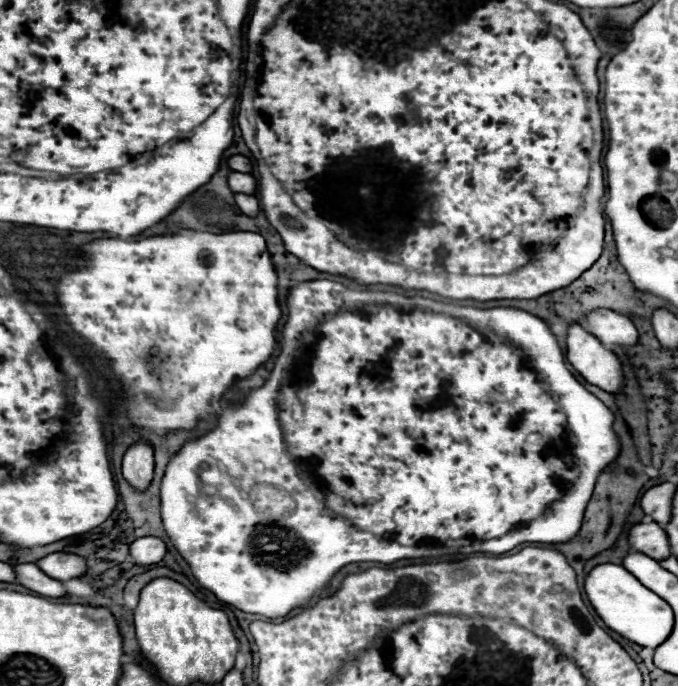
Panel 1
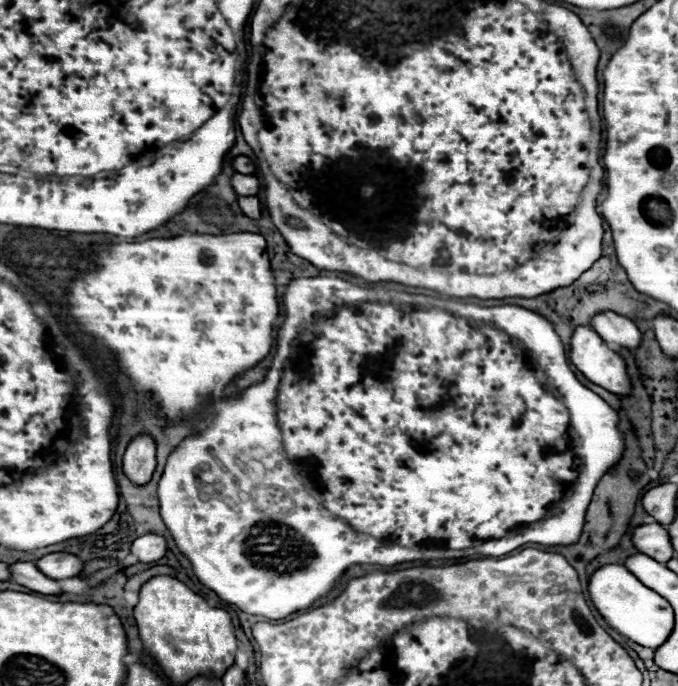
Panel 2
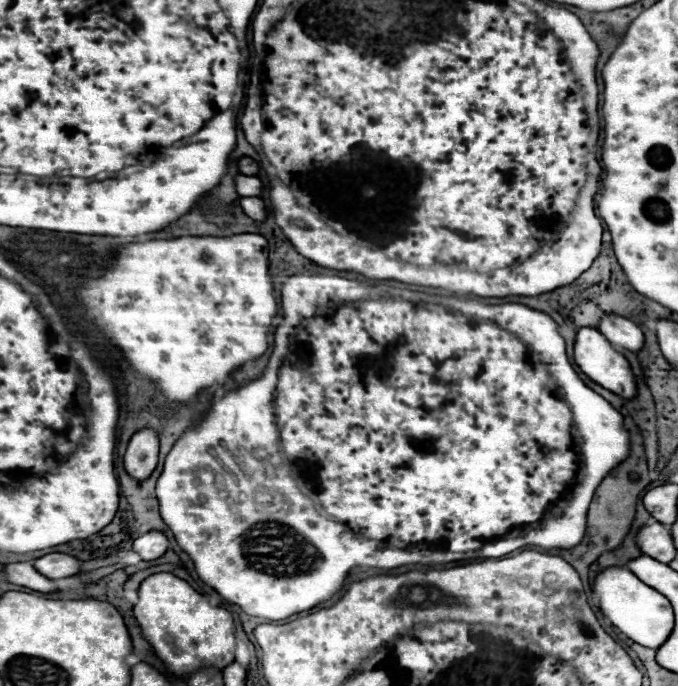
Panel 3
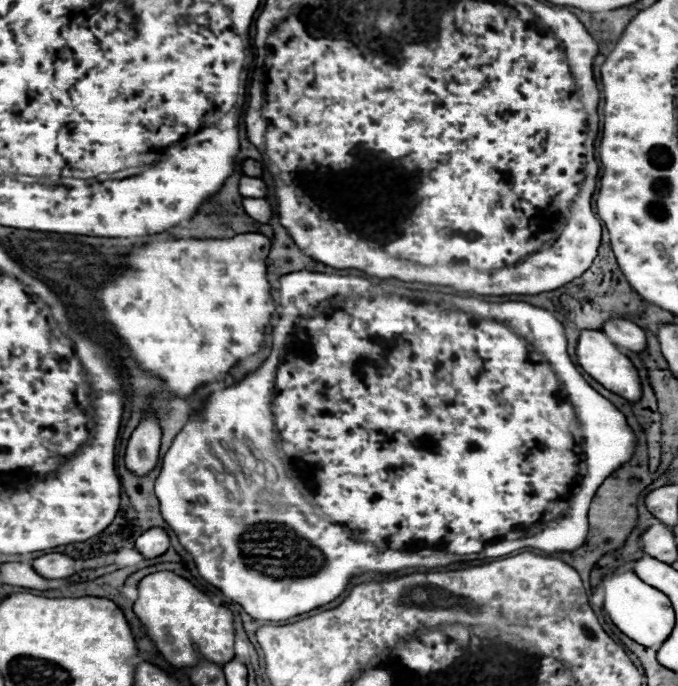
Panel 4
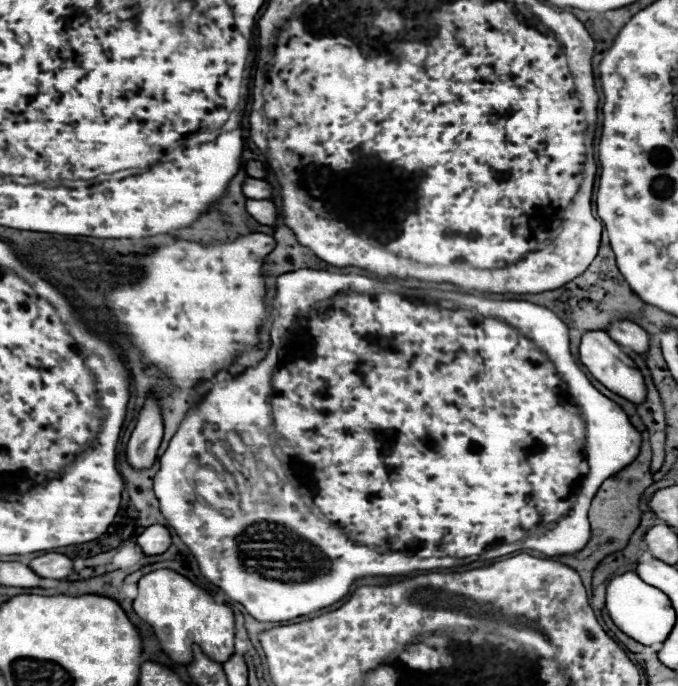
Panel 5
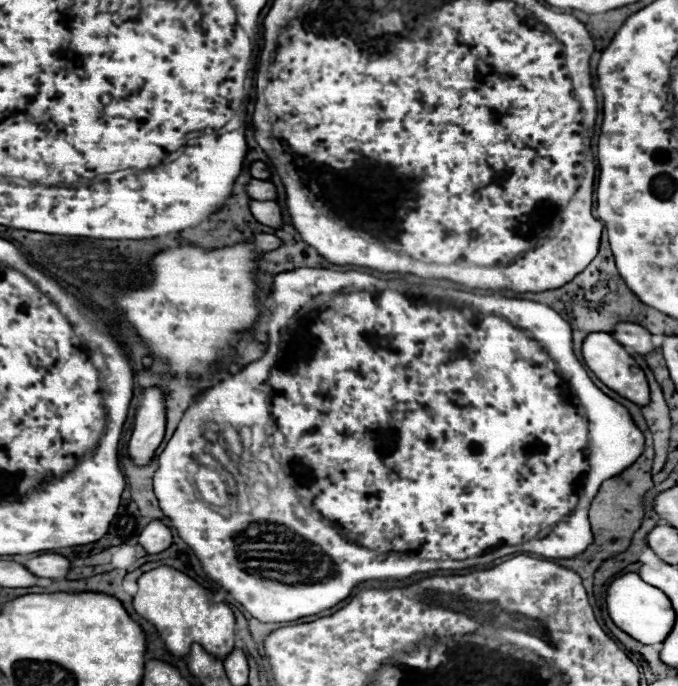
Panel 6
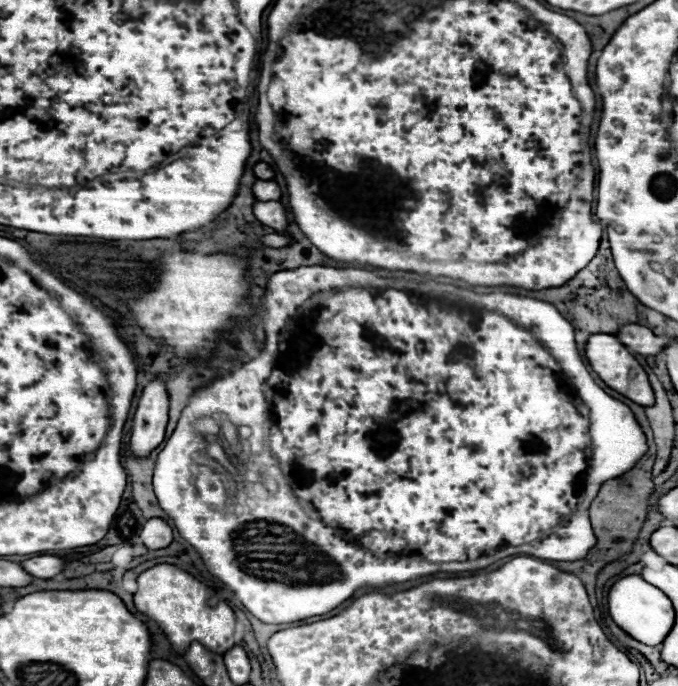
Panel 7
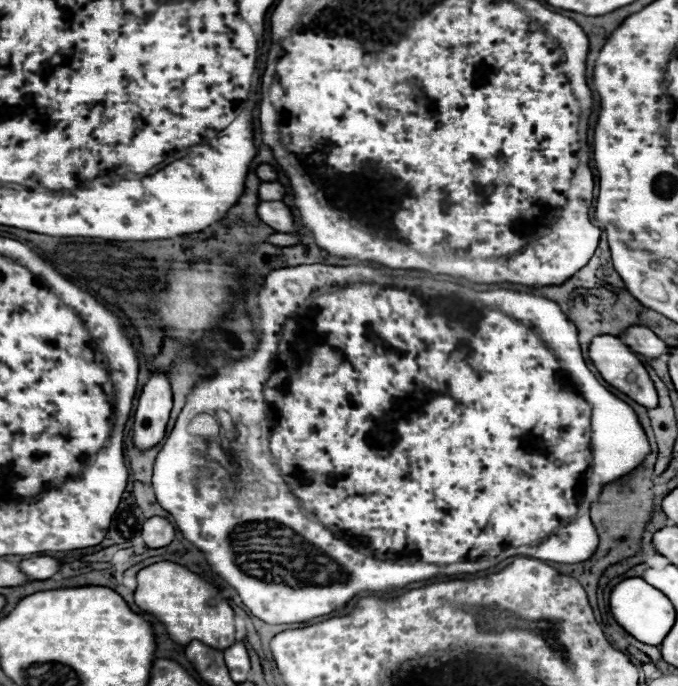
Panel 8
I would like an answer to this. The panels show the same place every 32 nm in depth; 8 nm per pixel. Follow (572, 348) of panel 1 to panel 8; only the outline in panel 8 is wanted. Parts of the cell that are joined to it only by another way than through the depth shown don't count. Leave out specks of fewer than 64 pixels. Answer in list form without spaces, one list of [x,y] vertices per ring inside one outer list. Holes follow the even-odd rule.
[[[596,336],[592,340],[592,346],[590,346],[590,358],[592,358],[596,370],[602,374],[602,378],[610,386],[618,388],[620,392],[630,396],[634,402],[638,402],[646,408],[658,406],[658,392],[656,392],[656,386],[654,386],[650,374],[648,374],[648,370],[638,360],[638,356],[618,336]]]

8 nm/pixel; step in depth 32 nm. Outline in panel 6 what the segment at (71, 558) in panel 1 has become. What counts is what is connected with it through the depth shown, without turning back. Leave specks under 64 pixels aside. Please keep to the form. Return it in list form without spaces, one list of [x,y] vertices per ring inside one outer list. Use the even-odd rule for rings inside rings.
[[[44,554],[28,560],[24,566],[38,578],[60,578],[66,576],[70,562],[60,554]]]

